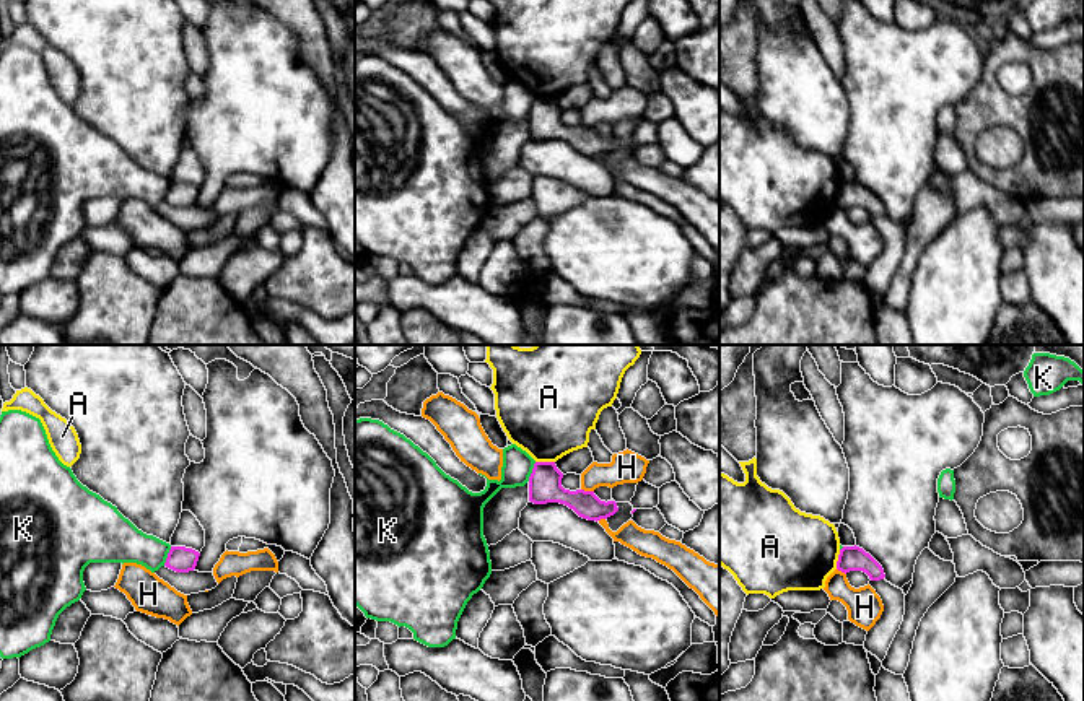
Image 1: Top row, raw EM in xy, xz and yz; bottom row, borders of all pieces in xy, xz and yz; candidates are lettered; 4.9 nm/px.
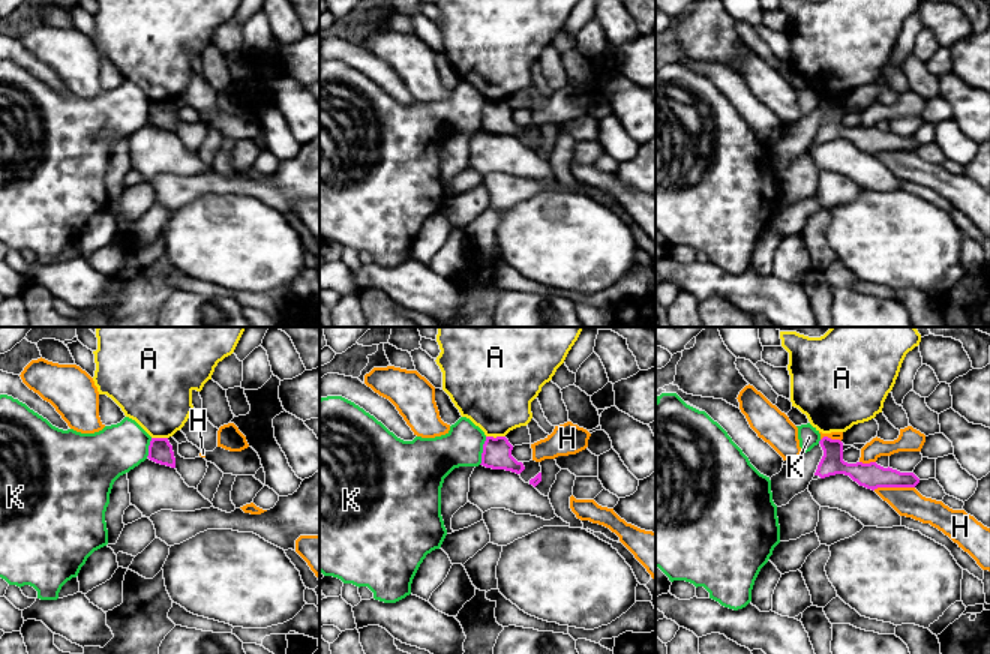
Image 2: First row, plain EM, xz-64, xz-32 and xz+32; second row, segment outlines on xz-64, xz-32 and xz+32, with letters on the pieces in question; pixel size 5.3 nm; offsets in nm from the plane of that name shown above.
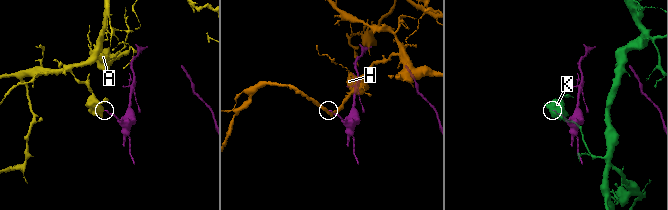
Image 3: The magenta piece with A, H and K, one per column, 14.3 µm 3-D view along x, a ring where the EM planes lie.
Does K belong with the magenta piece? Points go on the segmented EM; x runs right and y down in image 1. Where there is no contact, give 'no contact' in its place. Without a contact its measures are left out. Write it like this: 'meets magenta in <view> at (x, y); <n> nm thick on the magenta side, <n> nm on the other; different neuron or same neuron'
meets magenta in xy at (168, 557); 130 nm thick on the magenta side, 200 nm on the other; different neuron

